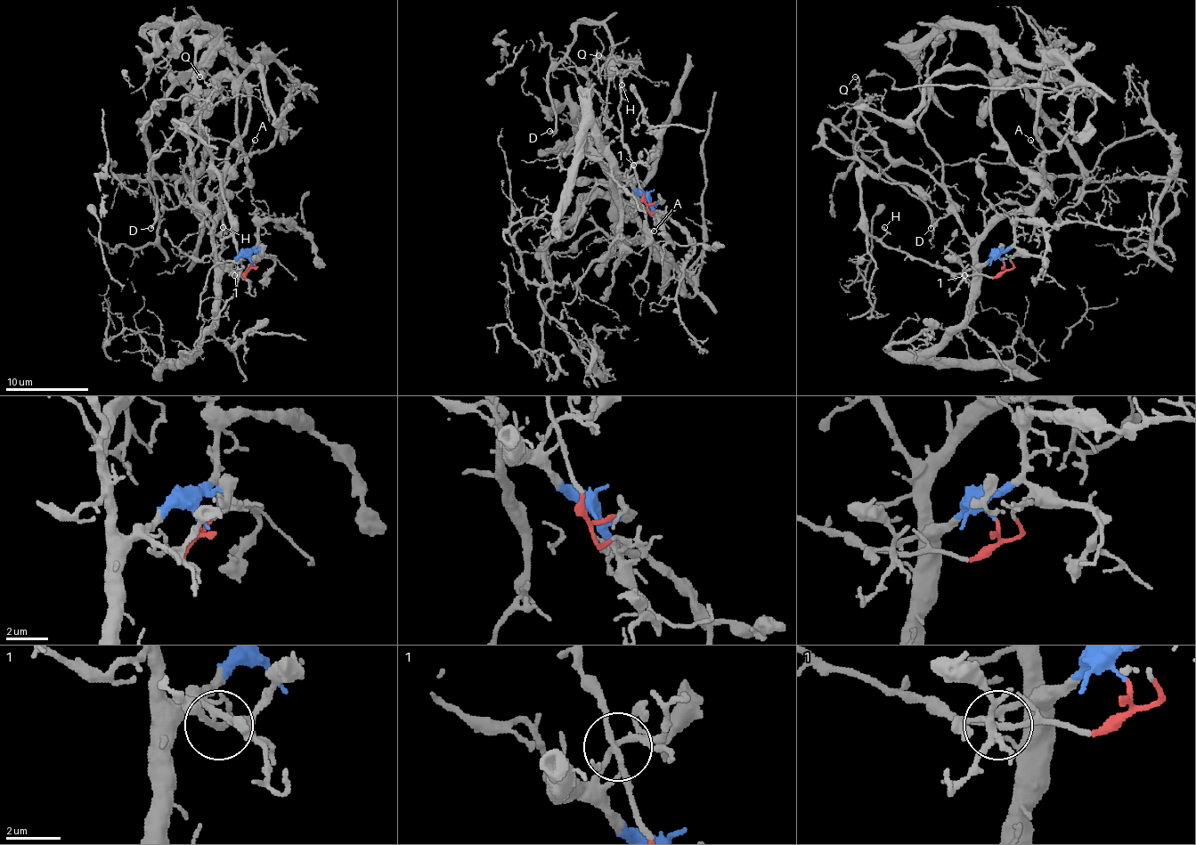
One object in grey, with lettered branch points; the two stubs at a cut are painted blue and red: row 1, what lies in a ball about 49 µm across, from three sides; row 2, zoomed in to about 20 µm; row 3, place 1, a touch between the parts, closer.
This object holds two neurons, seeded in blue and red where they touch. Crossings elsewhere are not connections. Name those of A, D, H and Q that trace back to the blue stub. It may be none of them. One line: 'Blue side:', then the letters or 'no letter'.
Blue side: A, Q

